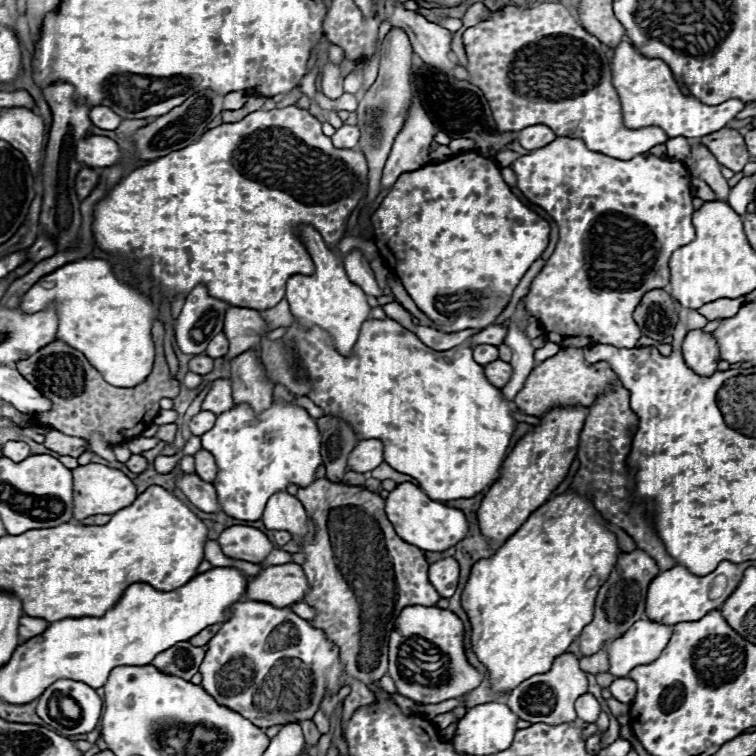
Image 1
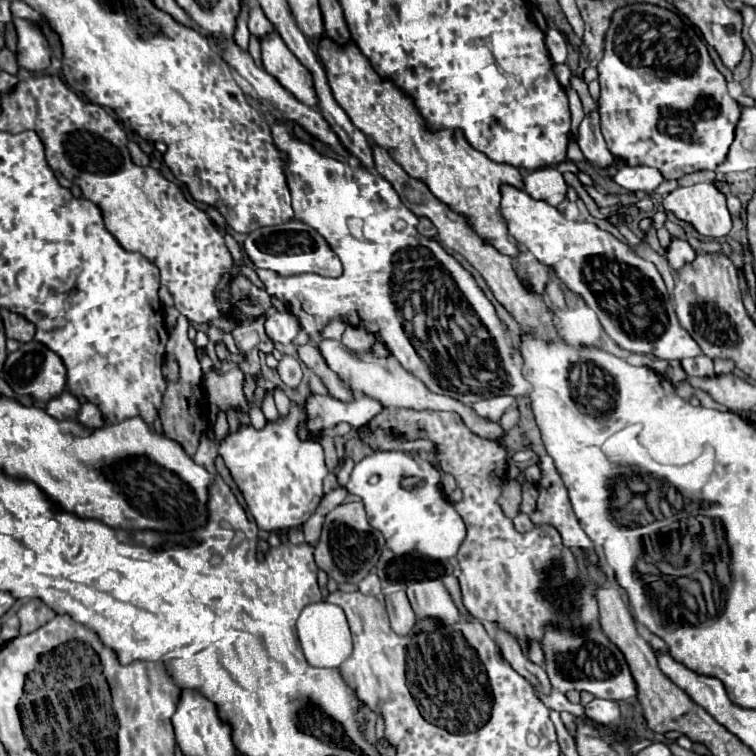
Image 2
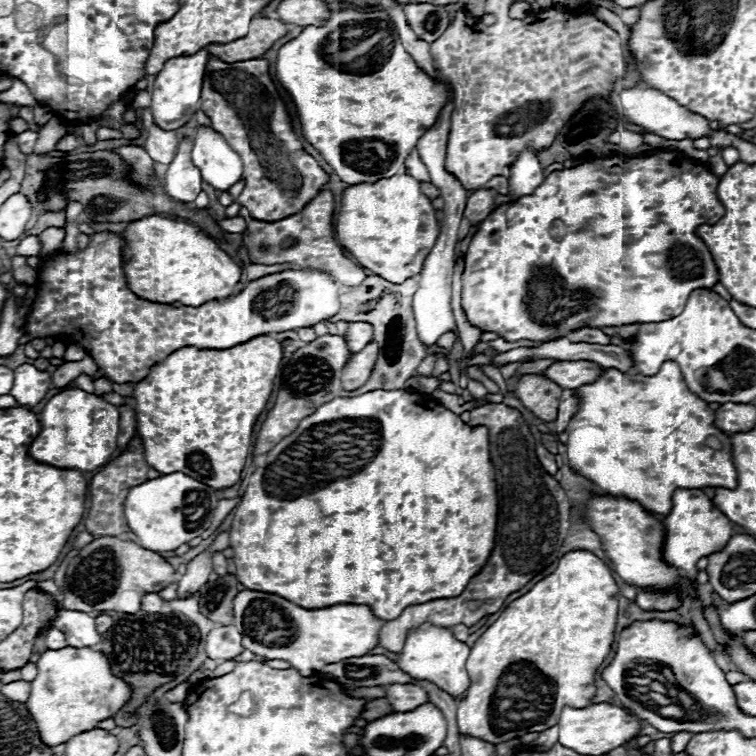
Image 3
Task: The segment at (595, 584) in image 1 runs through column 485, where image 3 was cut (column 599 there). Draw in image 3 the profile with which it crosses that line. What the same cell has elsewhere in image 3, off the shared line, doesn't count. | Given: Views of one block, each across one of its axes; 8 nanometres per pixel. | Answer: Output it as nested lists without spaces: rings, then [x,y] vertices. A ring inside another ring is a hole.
[[[574,550],[574,552],[568,552],[566,556],[562,556],[560,562],[558,562],[558,568],[550,576],[540,580],[528,594],[524,594],[518,600],[510,602],[506,606],[506,610],[500,614],[500,618],[470,648],[470,656],[466,660],[466,672],[470,676],[470,688],[468,688],[466,698],[458,702],[458,712],[456,712],[456,722],[458,722],[460,734],[462,736],[480,738],[480,740],[486,740],[486,742],[496,746],[496,744],[508,742],[512,738],[522,738],[528,732],[542,732],[542,730],[558,724],[558,716],[560,716],[560,710],[564,706],[570,706],[570,708],[584,708],[584,706],[588,706],[592,696],[596,694],[596,688],[592,686],[594,678],[596,678],[596,668],[608,656],[610,646],[614,642],[616,620],[618,620],[618,586],[616,586],[616,582],[612,578],[610,568],[598,556],[594,556],[592,552],[586,552],[586,550]]]

